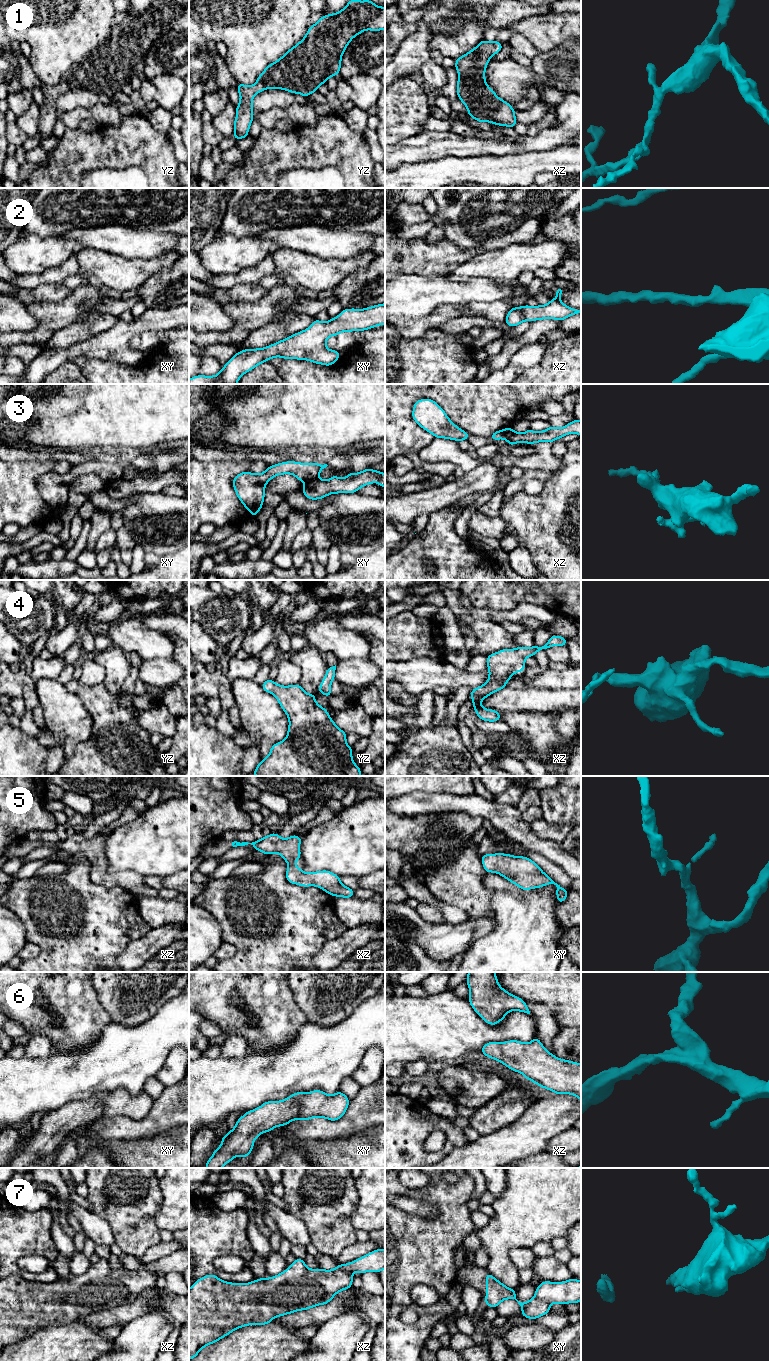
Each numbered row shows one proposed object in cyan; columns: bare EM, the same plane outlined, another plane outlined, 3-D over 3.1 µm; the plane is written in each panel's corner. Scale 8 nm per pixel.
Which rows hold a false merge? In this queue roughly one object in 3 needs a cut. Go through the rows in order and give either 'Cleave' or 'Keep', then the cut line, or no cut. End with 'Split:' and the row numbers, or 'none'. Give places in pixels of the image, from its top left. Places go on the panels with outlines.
1: Keep. No split
2: Keep. No split
3: Cleave. Split along xy (317, 477), (305, 483)
4: Keep. No split
5: Keep. No split
6: Keep. No split
7: Cleave. Split along xy (535, 1296), (550, 1303)
Split: 3, 7

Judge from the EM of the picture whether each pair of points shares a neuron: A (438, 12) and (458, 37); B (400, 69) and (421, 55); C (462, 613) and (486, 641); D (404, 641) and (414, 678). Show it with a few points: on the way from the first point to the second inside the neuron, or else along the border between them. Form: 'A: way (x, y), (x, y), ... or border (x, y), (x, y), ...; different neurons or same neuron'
A: way (443, 18), (443, 21), (453, 31); same neuron
B: way (405, 64), (416, 55); same neuron
C: way (469, 620), (483, 634); same neuron
D: border (433, 658), (408, 658), (404, 661), (395, 662); different neurons

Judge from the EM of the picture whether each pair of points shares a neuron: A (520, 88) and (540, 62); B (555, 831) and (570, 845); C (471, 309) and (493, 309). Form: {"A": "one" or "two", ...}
{"A": "two", "B": "two", "C": "one"}

